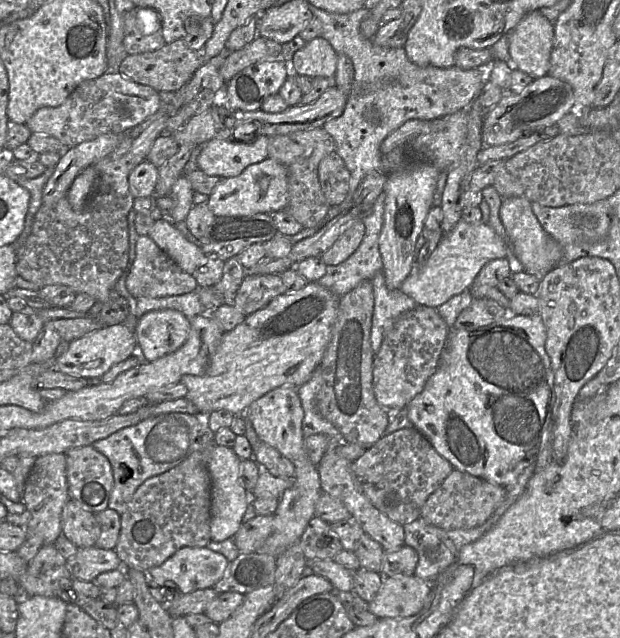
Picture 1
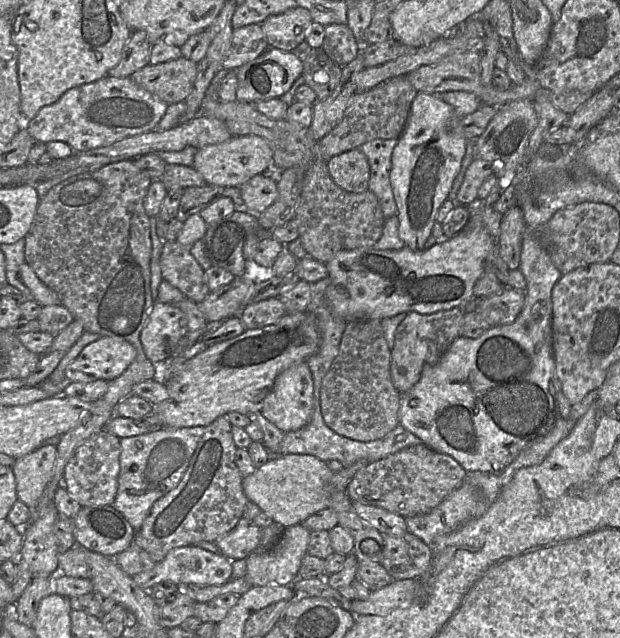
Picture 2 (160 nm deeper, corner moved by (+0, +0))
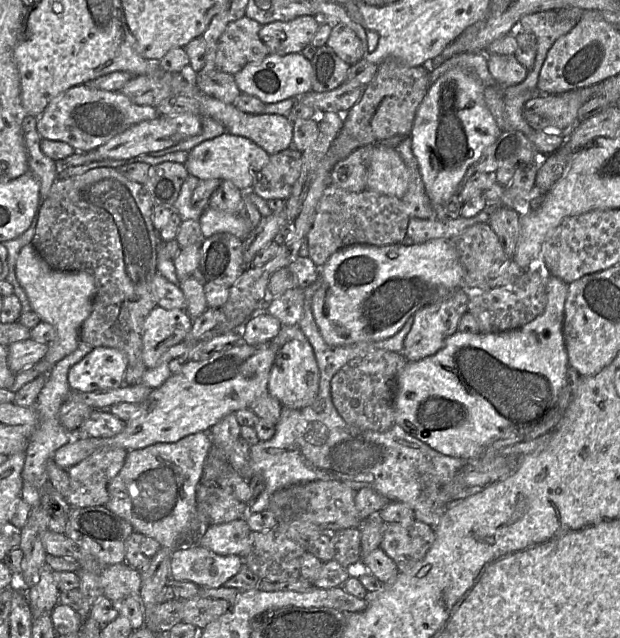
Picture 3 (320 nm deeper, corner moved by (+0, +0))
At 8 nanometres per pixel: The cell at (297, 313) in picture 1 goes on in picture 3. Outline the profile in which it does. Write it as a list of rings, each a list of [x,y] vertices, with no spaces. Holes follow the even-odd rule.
[[[243,339],[213,354],[204,361],[187,361],[181,369],[166,380],[159,388],[152,390],[148,398],[141,404],[141,411],[126,422],[122,432],[107,438],[75,437],[60,447],[53,455],[55,463],[63,469],[79,464],[82,460],[103,449],[122,448],[127,451],[142,449],[156,443],[174,443],[180,439],[198,432],[208,432],[212,426],[225,416],[239,409],[250,408],[260,396],[269,393],[268,382],[272,365],[277,353],[275,341],[259,345],[249,345]]]

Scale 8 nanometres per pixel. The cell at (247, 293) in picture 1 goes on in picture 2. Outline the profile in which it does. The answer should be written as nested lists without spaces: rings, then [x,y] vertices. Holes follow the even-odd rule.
[[[273,297],[247,304],[238,317],[245,329],[257,329],[277,323],[285,313],[283,303],[278,297]]]

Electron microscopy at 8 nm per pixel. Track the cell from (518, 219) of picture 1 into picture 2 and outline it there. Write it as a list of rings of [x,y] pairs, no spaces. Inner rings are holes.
[[[529,227],[522,238],[520,264],[518,268],[525,277],[527,287],[525,290],[525,305],[516,320],[510,324],[491,327],[477,338],[457,337],[435,364],[425,367],[418,382],[409,391],[403,394],[401,398],[399,424],[417,436],[422,443],[426,444],[429,448],[452,457],[466,472],[480,471],[491,474],[502,473],[525,446],[545,436],[557,420],[559,396],[563,392],[562,385],[556,375],[553,355],[552,289],[561,278],[562,273],[553,264],[548,252],[543,247],[538,237],[538,232]]]

